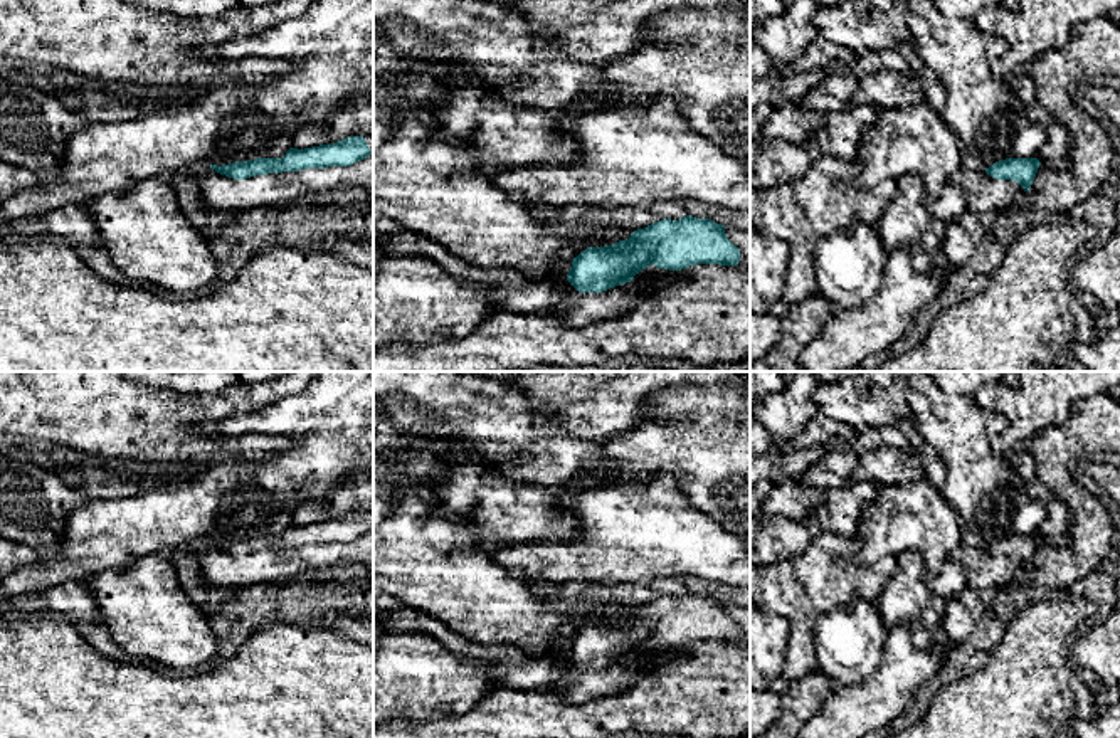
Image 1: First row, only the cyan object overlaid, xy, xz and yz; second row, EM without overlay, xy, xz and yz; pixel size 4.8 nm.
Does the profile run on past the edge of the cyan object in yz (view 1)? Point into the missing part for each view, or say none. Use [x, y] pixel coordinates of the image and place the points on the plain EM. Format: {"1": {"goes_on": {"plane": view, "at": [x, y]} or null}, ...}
{"1": {"goes_on": null}}

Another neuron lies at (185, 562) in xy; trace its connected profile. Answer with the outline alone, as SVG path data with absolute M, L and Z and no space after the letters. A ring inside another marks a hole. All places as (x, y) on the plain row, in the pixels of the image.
M197 543L197 545L182 545L175 548L175 570L177 570L177 577L180 585L190 593L197 593L200 590L205 592L212 592L203 578L202 578L202 572L200 572L200 565L198 565L198 553L205 548L207 543Z

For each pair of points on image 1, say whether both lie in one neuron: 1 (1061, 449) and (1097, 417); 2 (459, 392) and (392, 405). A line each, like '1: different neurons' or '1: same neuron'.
1: same neuron
2: different neurons

